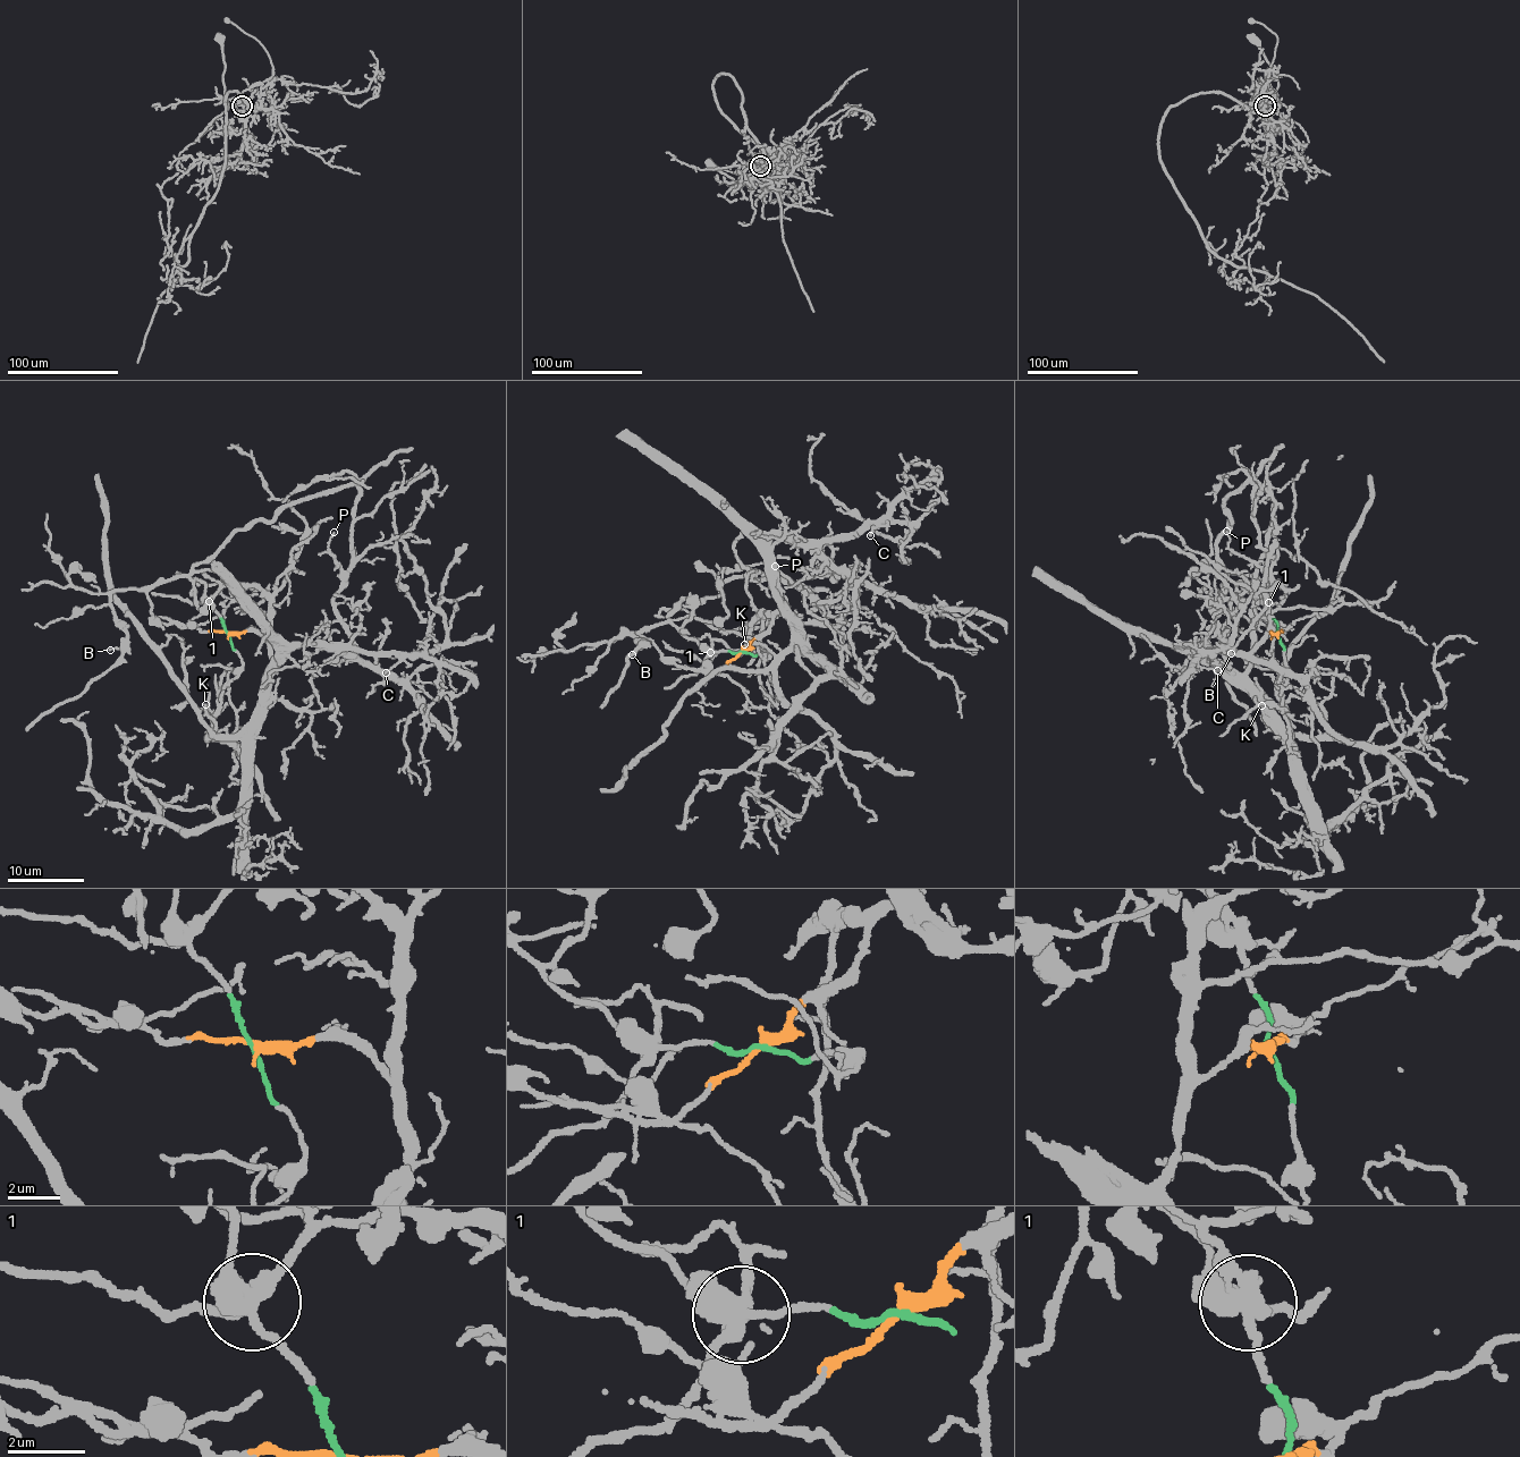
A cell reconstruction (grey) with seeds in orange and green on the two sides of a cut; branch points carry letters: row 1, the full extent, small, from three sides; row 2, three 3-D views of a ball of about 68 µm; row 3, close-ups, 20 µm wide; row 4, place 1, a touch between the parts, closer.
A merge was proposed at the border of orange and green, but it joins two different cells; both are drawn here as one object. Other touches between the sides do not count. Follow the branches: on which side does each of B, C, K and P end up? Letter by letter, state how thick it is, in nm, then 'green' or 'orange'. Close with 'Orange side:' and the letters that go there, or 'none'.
B: 130 nm thick; green
C: 120 nm thick; orange
K: 140 nm thick; orange
P: 110 nm thick; orange
Orange side: C, K, P

